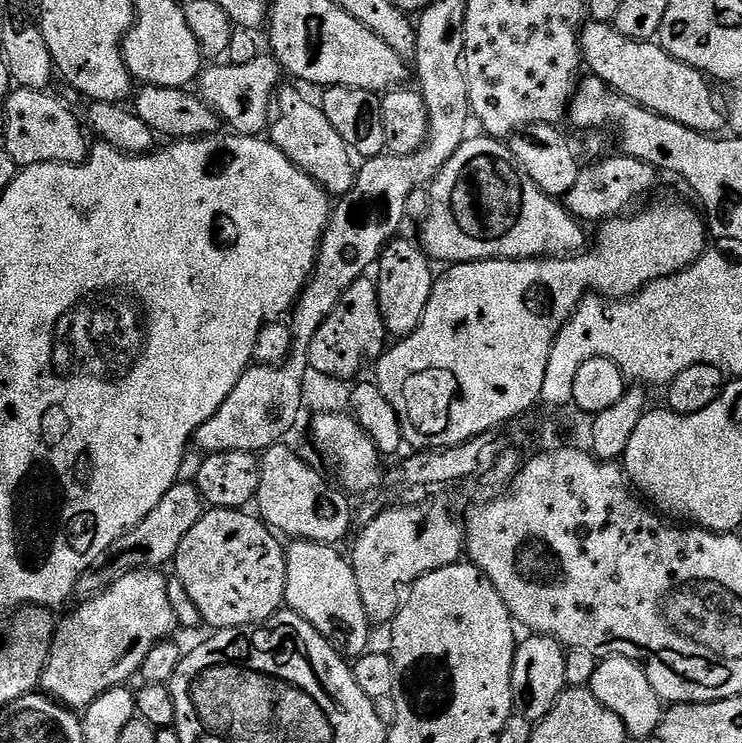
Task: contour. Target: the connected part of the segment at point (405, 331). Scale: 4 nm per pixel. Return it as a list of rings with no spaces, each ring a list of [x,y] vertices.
[[[393,239],[381,254],[378,261],[380,276],[378,275],[376,280],[384,328],[392,338],[403,338],[418,330],[426,314],[426,302],[430,302],[434,283],[434,271],[432,272],[431,268],[433,265],[430,263],[428,253],[415,239],[412,239],[413,241],[400,239]]]

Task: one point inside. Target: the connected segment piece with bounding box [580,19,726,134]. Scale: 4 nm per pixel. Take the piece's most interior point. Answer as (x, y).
(642, 71)

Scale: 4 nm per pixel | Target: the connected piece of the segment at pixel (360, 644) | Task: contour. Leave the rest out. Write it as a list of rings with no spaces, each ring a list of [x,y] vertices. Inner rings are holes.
[[[293,539],[286,548],[288,565],[286,566],[284,602],[291,611],[306,618],[306,622],[310,622],[310,626],[319,630],[336,647],[337,652],[345,657],[355,658],[369,651],[368,628],[370,629],[370,621],[366,614],[366,606],[362,606],[362,594],[358,594],[358,582],[349,557],[345,553],[343,556],[339,552],[340,550],[339,547],[330,544]]]

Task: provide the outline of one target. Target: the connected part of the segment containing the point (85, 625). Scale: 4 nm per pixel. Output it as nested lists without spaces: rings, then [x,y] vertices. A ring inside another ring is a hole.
[[[133,570],[117,575],[117,580],[105,592],[74,609],[64,621],[61,619],[52,637],[52,649],[40,676],[39,687],[64,707],[83,710],[106,694],[106,690],[127,685],[128,679],[139,673],[152,647],[169,639],[172,631],[178,628],[174,609],[170,607],[169,577],[162,573],[160,570]]]

